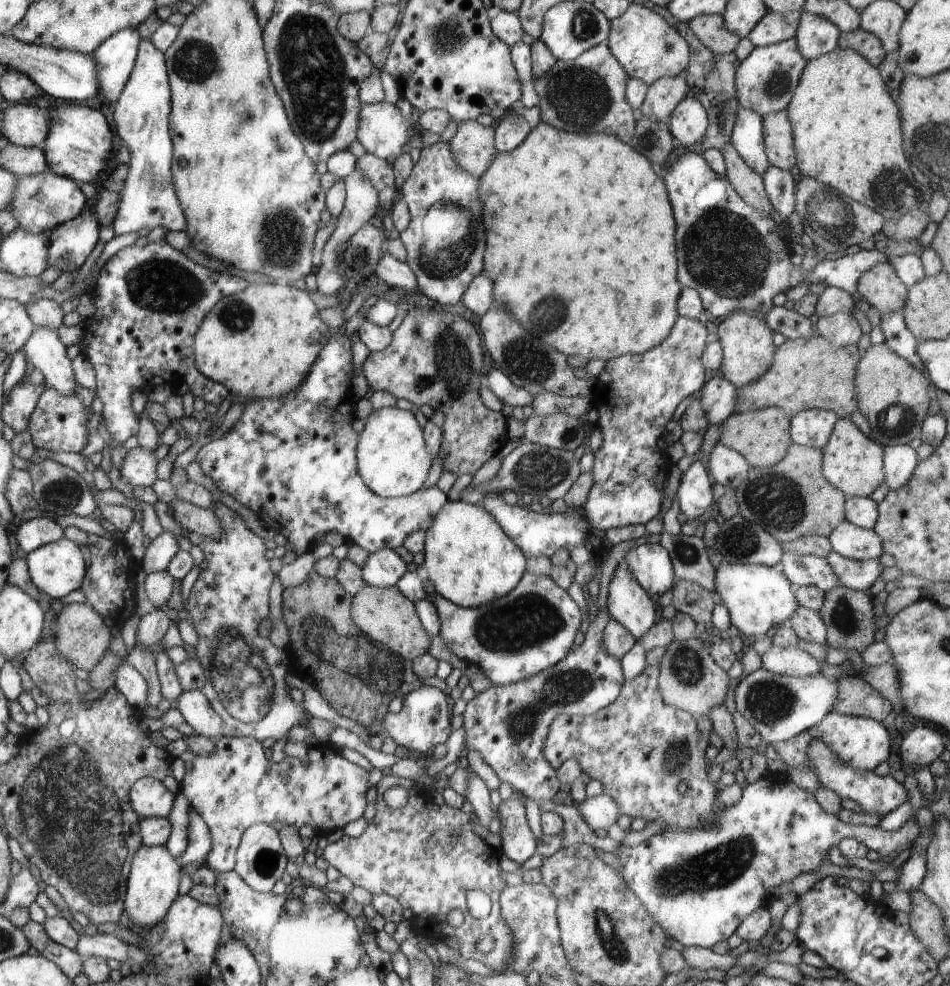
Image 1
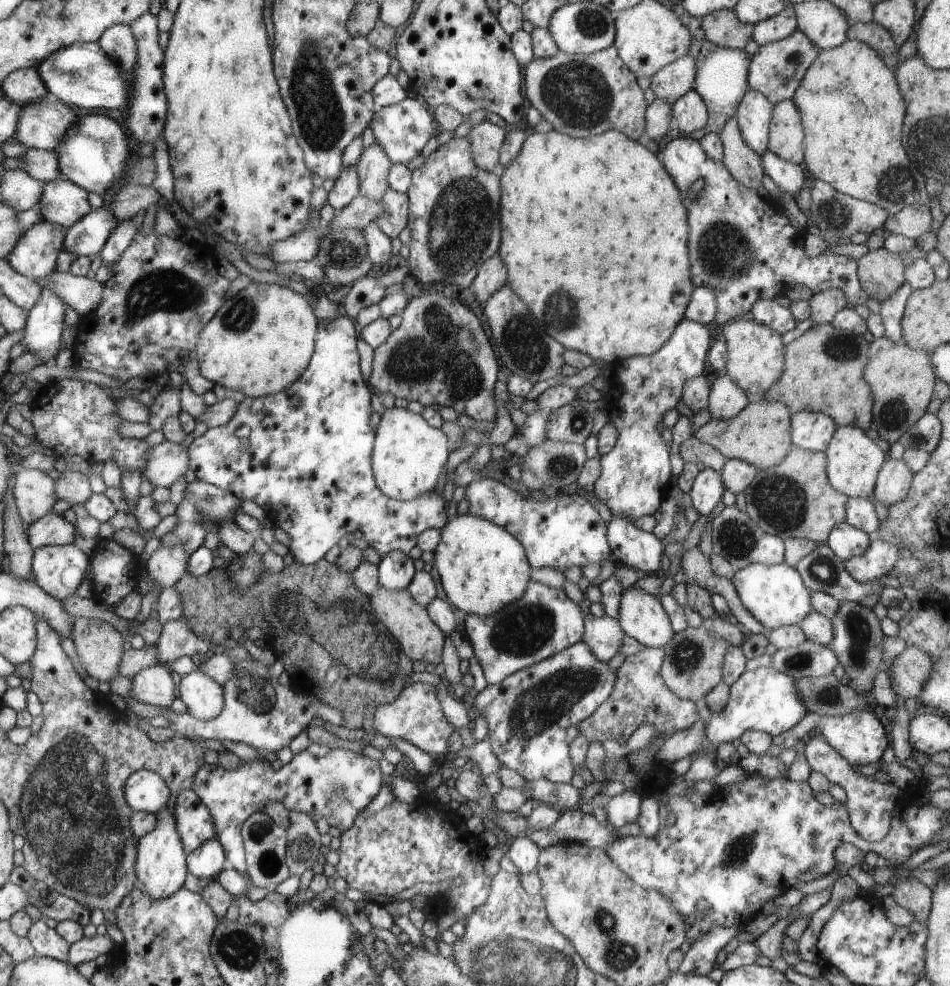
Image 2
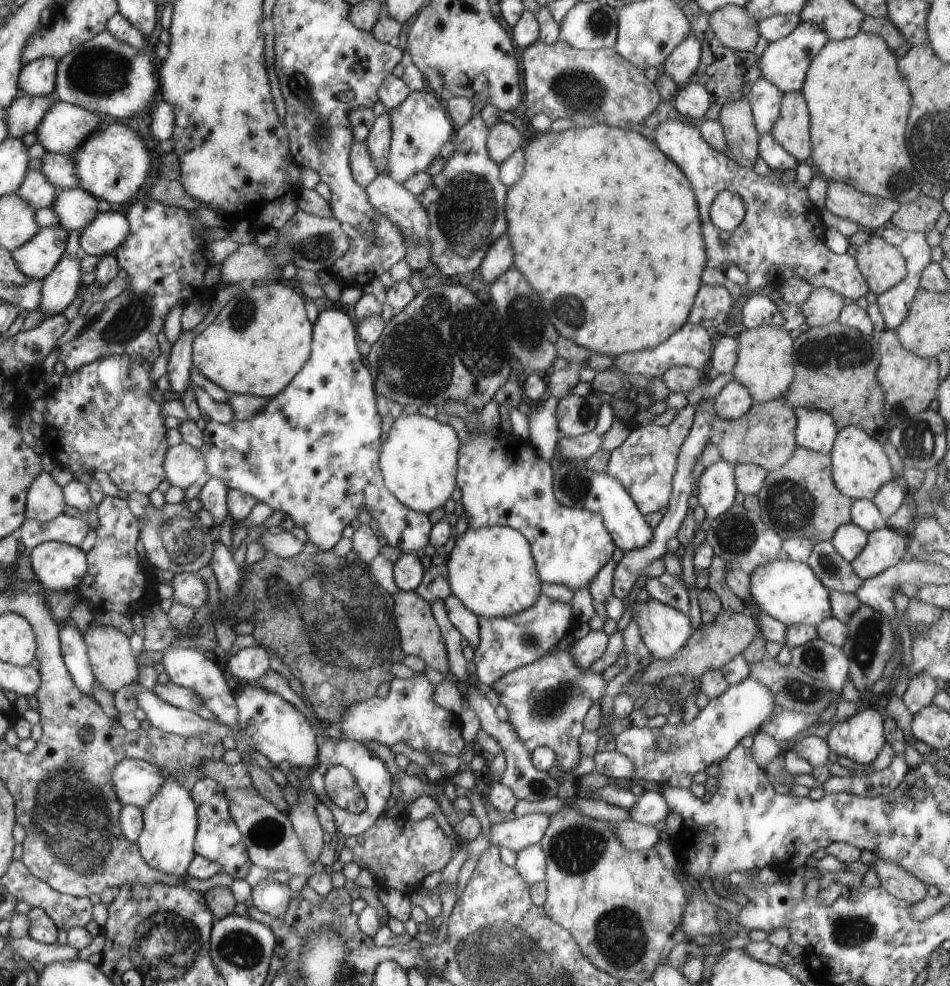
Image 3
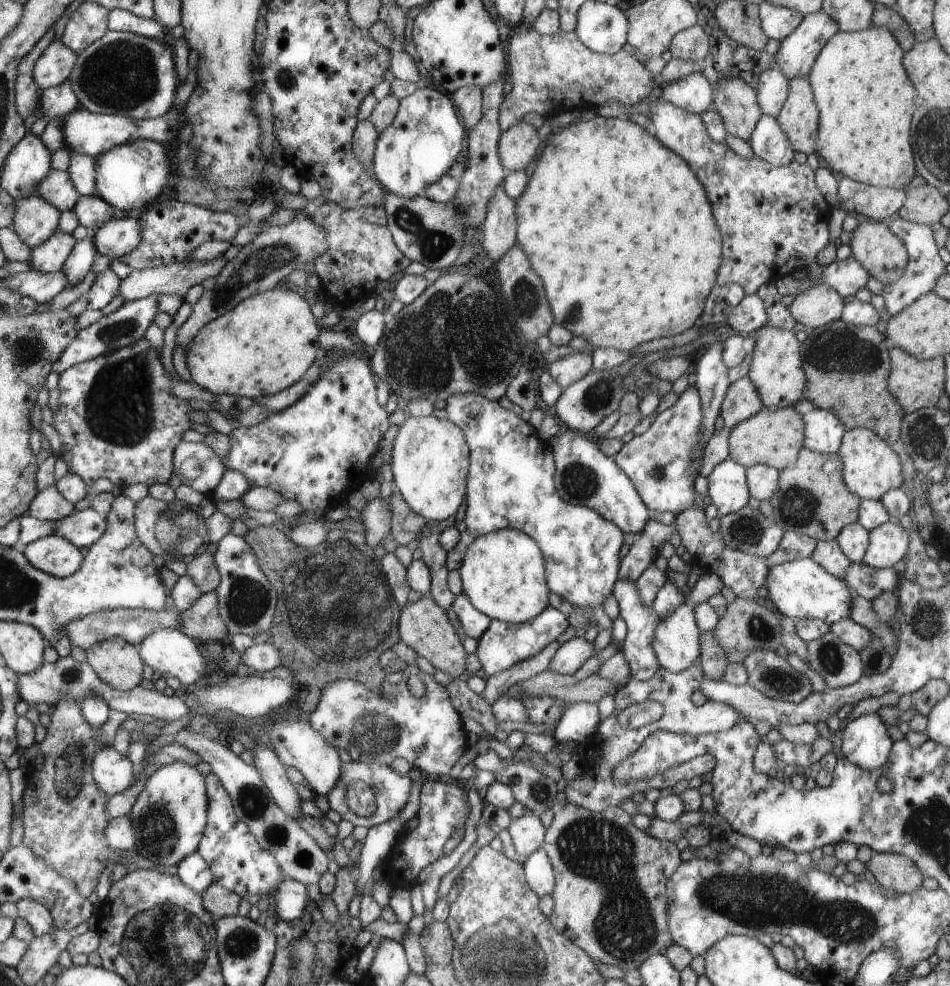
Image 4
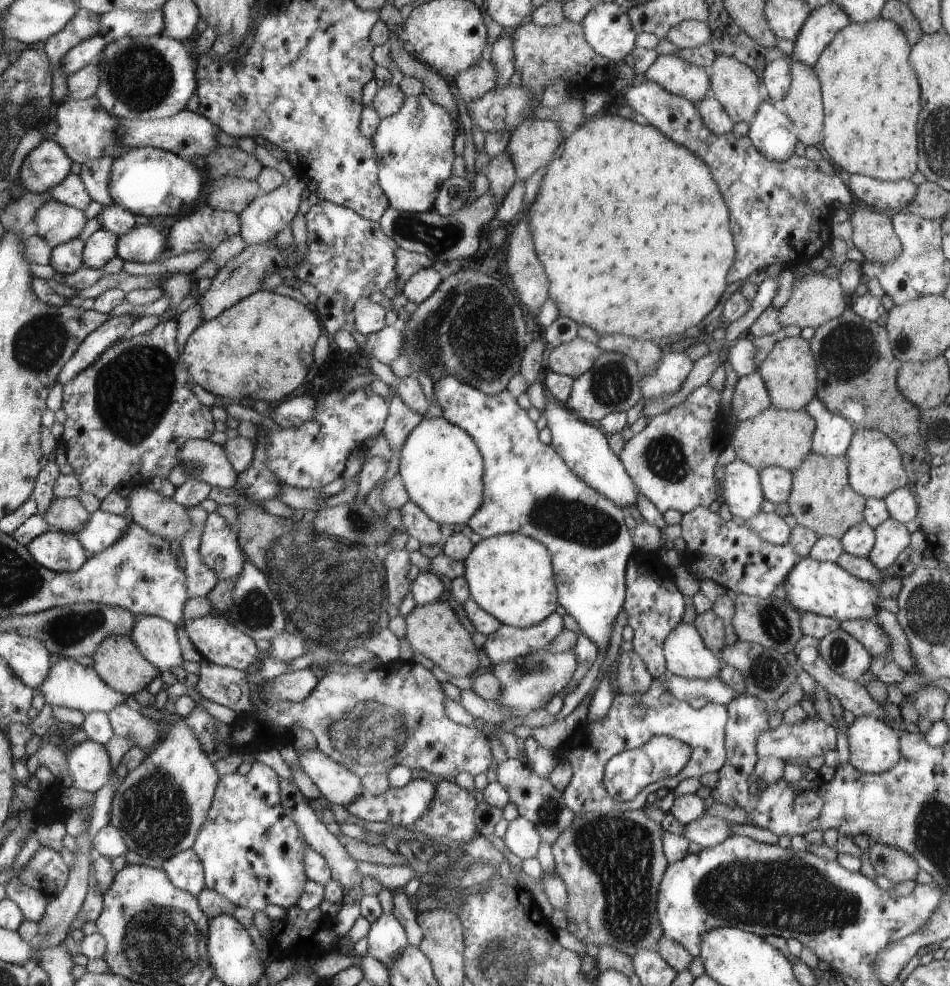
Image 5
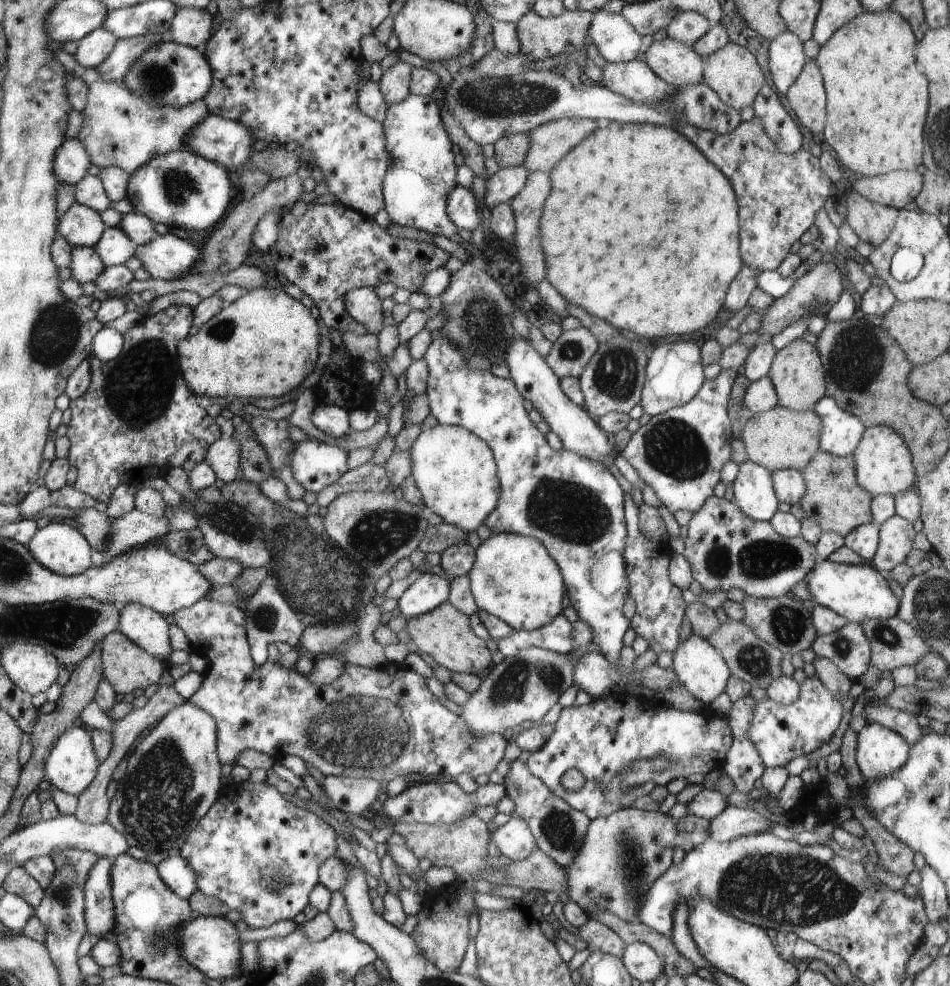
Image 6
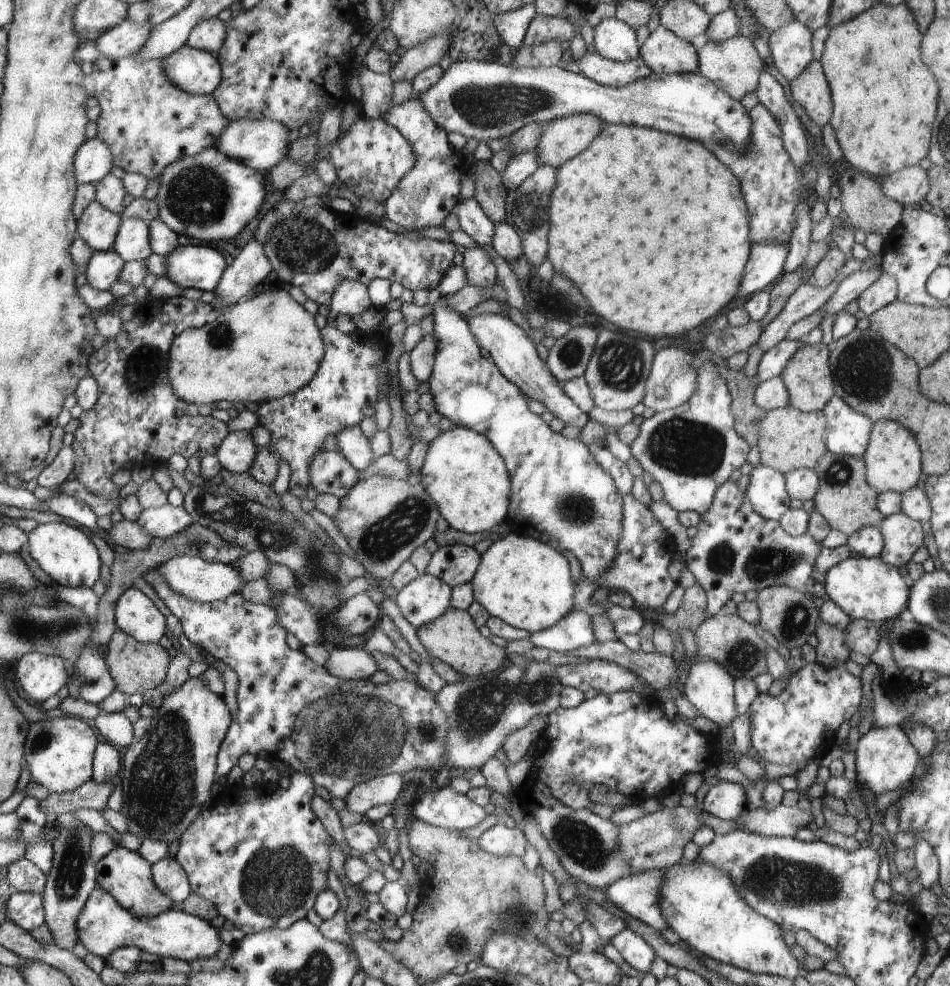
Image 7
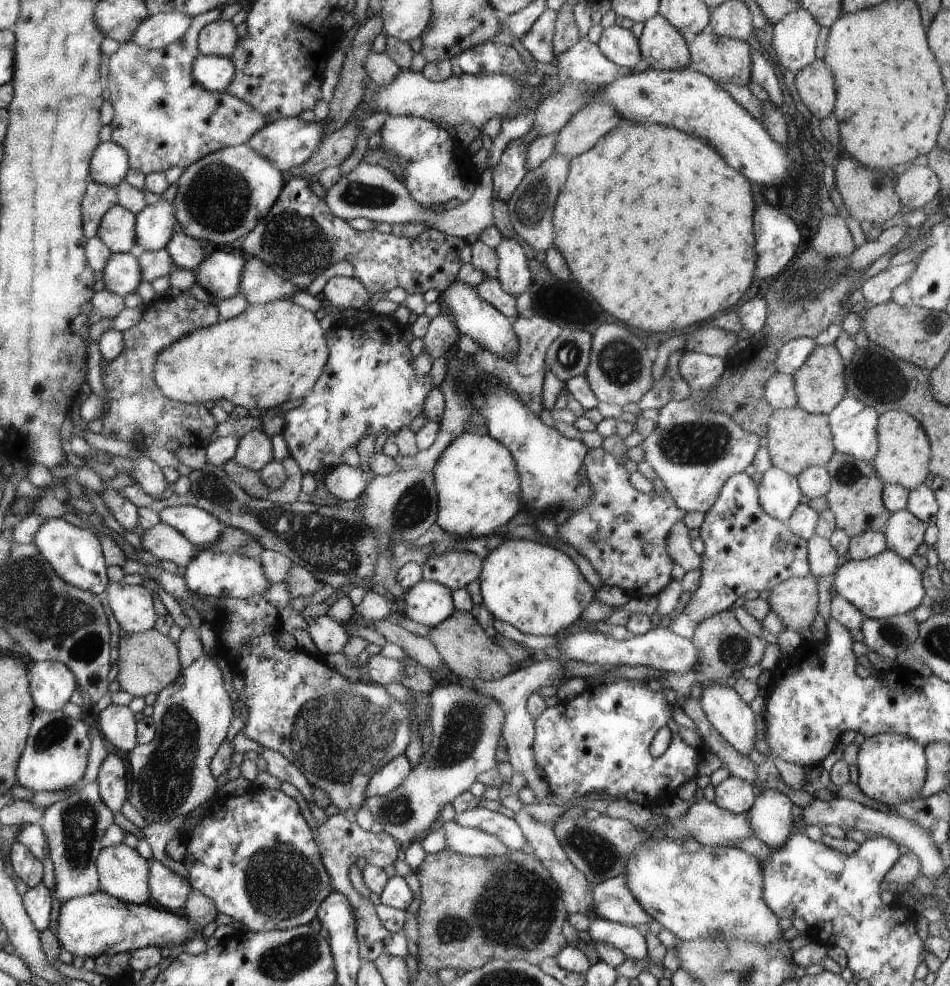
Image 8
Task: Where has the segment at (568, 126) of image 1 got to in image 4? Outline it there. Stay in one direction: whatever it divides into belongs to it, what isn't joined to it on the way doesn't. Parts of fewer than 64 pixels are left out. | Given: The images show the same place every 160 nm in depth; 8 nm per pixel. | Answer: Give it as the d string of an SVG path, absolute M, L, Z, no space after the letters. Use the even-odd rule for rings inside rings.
M520 24L514 29L507 45L509 46L509 80L513 83L513 89L507 94L503 104L500 104L498 111L498 125L502 132L518 121L522 121L523 116L528 112L538 112L544 118L572 109L576 111L590 109L598 114L598 107L608 100L616 100L623 109L650 99L660 88L657 78L633 57L630 49L622 48L611 55L597 53L586 48L574 31L565 33L560 30L555 35L548 36L538 34L532 27Z

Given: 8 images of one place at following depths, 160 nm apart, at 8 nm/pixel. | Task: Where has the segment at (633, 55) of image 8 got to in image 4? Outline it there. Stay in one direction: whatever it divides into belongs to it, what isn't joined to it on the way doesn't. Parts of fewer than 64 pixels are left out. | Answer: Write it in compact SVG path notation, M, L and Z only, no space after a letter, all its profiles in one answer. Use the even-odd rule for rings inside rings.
M586 1L578 9L574 32L586 48L611 55L627 48L629 22L625 11L600 1Z

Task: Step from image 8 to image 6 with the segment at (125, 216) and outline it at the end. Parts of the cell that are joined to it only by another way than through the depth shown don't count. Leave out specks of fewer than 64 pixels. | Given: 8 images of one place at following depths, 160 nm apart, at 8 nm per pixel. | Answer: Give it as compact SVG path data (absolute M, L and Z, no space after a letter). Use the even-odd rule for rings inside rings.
M82 204L70 206L62 214L59 236L78 248L96 246L108 229L100 213Z

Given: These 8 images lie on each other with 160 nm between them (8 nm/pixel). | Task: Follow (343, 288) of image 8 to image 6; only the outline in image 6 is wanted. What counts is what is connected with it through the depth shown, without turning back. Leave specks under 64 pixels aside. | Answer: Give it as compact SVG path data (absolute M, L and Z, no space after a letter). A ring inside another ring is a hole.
M370 287L352 289L345 294L344 304L349 316L361 324L368 333L378 331L386 317L382 299Z

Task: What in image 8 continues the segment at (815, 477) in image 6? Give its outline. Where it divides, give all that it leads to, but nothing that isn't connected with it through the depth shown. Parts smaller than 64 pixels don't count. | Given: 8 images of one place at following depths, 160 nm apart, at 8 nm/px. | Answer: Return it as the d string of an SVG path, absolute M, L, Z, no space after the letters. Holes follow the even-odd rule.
M836 451L830 457L826 468L830 475L831 487L824 498L827 508L834 513L837 528L844 530L849 537L862 534L868 529L884 532L892 513L884 506L884 484L876 474L872 462L858 460Z

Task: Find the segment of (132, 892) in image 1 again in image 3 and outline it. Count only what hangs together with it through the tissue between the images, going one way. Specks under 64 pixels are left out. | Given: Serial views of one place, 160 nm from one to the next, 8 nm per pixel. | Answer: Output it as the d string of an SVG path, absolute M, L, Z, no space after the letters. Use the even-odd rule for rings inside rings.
M168 776L163 781L161 789L142 812L143 831L136 839L136 843L140 847L143 858L154 870L184 877L186 868L189 868L193 858L197 856L194 842L196 842L199 814L192 792L172 776Z

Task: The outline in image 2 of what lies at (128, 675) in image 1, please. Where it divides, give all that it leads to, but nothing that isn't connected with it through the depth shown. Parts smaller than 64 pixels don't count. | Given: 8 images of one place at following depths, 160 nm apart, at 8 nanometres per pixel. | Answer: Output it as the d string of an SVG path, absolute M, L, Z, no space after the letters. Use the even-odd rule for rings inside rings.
M162 665L139 670L131 677L129 694L137 700L137 703L169 708L176 698L172 674Z

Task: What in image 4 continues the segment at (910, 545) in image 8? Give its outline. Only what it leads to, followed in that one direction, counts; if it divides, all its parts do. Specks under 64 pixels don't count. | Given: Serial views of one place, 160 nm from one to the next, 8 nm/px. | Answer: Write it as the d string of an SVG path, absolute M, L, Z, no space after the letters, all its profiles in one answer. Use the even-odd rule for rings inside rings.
M897 521L881 524L869 531L869 543L862 563L875 569L900 567L910 553L908 538L909 531Z

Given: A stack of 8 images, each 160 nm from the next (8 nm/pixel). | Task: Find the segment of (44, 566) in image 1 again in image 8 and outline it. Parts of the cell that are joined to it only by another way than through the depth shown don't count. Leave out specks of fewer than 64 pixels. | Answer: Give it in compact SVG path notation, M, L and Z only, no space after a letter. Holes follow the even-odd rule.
M60 517L46 519L35 533L33 543L40 554L44 556L46 562L51 564L56 574L70 586L94 594L102 594L109 586L108 576L106 576L106 562L104 562L100 542L92 532L88 532L88 529L82 530Z

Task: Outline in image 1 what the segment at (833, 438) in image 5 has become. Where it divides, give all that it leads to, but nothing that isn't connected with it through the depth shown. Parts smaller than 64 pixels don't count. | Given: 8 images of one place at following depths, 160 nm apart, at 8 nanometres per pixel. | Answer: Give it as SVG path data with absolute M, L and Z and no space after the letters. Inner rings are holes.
M806 409L789 419L792 443L821 449L832 434L839 416L831 410Z

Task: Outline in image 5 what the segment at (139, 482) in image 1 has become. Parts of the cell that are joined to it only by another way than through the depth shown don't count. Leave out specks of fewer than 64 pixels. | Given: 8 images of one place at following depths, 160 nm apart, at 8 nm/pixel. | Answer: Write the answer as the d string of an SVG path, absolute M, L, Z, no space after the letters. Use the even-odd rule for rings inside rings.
M190 440L180 452L181 464L189 478L200 479L211 487L232 488L236 471L226 458L224 447L209 440Z

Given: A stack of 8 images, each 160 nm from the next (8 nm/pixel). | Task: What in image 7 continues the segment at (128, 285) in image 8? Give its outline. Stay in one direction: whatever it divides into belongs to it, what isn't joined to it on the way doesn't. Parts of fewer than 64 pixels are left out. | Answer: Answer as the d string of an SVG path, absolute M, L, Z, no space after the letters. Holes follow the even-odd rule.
M96 251L81 270L86 275L87 285L100 291L107 291L116 280L120 280L125 266L126 260L117 251Z

